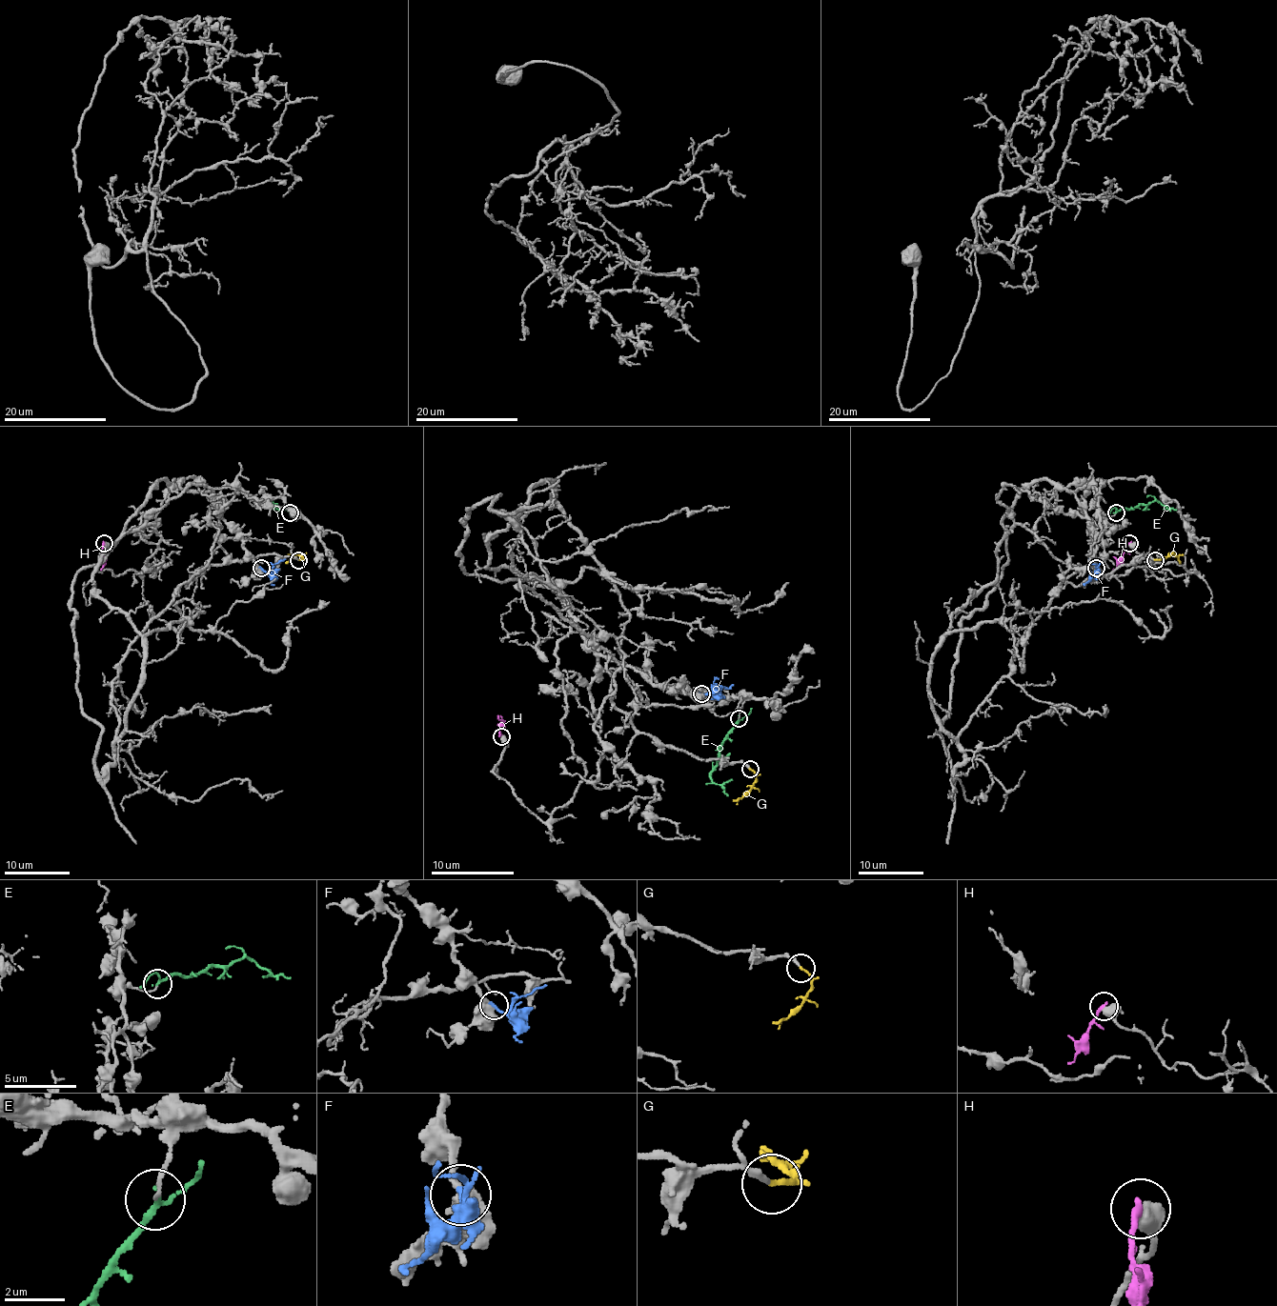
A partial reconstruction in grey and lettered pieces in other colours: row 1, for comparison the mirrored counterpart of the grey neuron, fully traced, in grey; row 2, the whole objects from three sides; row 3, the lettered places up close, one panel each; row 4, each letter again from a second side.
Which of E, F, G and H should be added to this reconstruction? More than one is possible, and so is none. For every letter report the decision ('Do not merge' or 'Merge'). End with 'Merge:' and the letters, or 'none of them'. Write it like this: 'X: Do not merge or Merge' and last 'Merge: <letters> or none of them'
E: Do not merge
F: Merge
G: Merge
H: Do not merge
Merge: F, G

